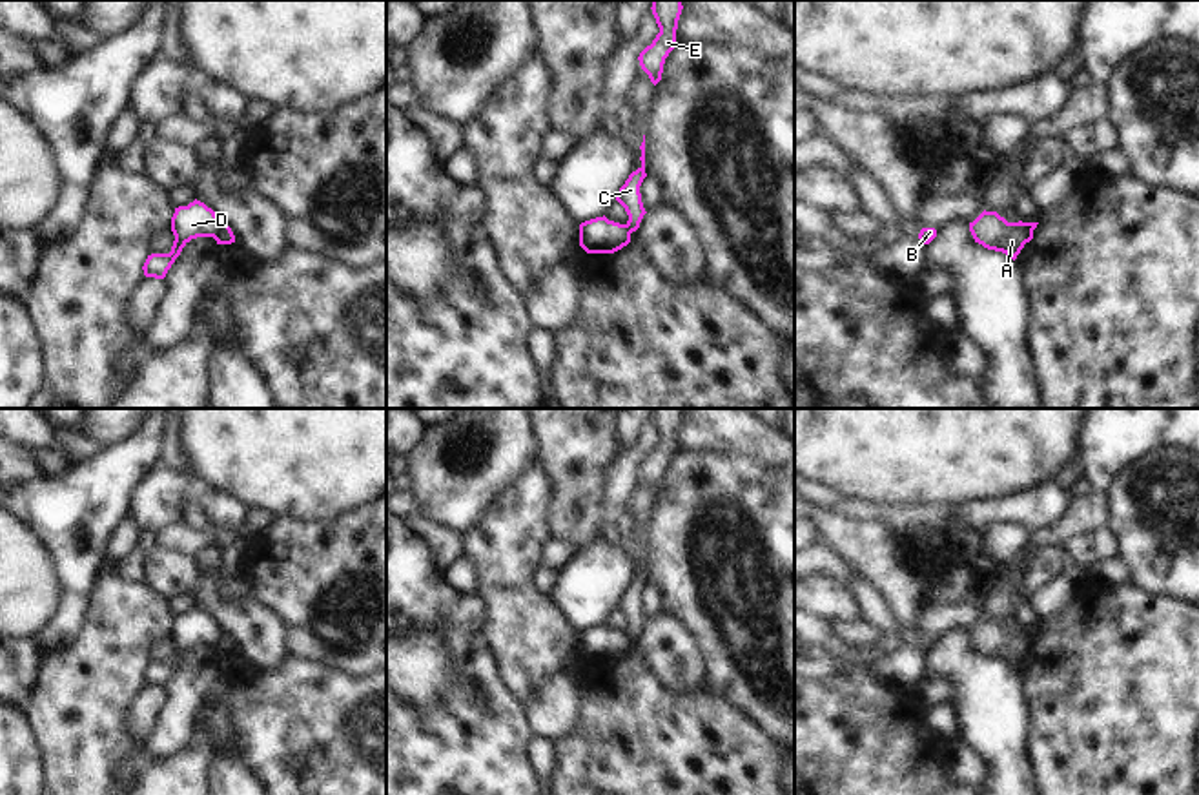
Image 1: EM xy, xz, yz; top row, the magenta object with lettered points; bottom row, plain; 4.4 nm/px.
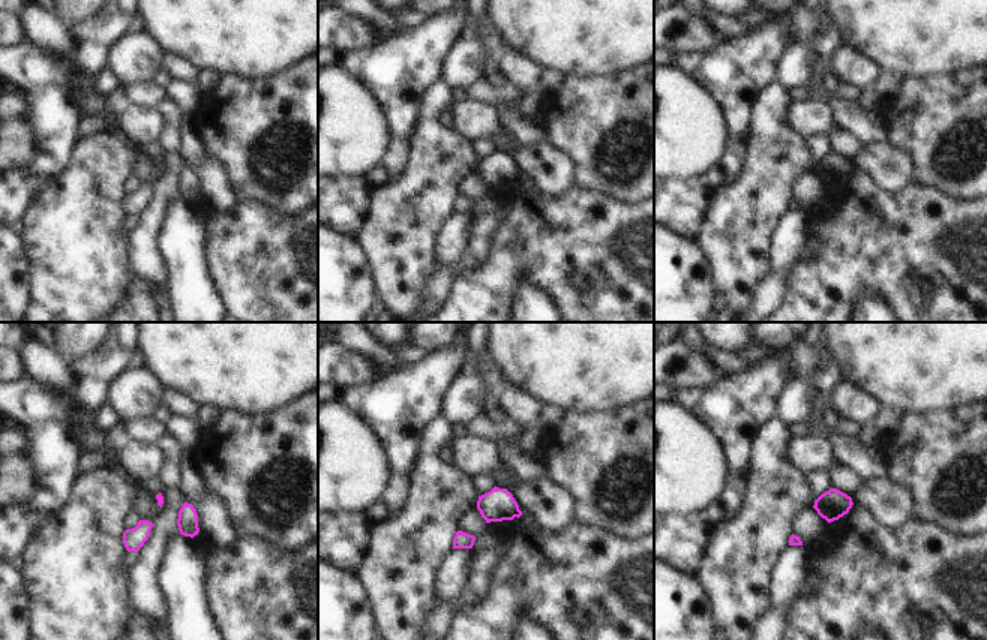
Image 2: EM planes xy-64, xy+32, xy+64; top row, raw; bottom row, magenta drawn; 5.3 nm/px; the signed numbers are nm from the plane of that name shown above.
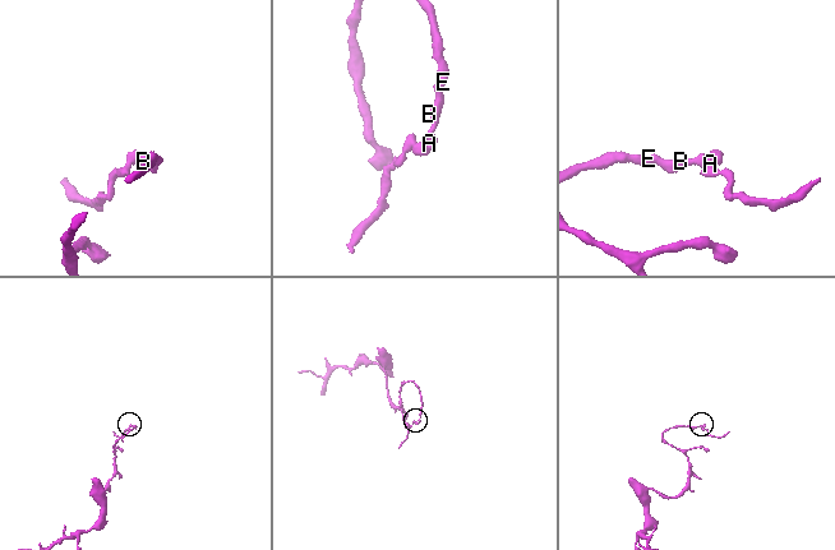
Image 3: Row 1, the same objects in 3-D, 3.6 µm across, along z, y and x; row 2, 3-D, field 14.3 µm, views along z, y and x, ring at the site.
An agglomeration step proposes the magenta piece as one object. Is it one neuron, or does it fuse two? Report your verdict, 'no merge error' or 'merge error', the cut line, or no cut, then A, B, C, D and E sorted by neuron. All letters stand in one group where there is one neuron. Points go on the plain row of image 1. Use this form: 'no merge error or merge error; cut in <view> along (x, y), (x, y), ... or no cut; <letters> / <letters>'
merge error; cut in xy along (221, 631), (214, 646); A B C E / D

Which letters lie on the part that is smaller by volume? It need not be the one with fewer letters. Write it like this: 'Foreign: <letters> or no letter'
Foreign: D

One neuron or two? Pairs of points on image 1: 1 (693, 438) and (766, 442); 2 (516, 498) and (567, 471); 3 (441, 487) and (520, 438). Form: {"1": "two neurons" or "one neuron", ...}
{"1": "one neuron", "2": "two neurons", "3": "one neuron"}

